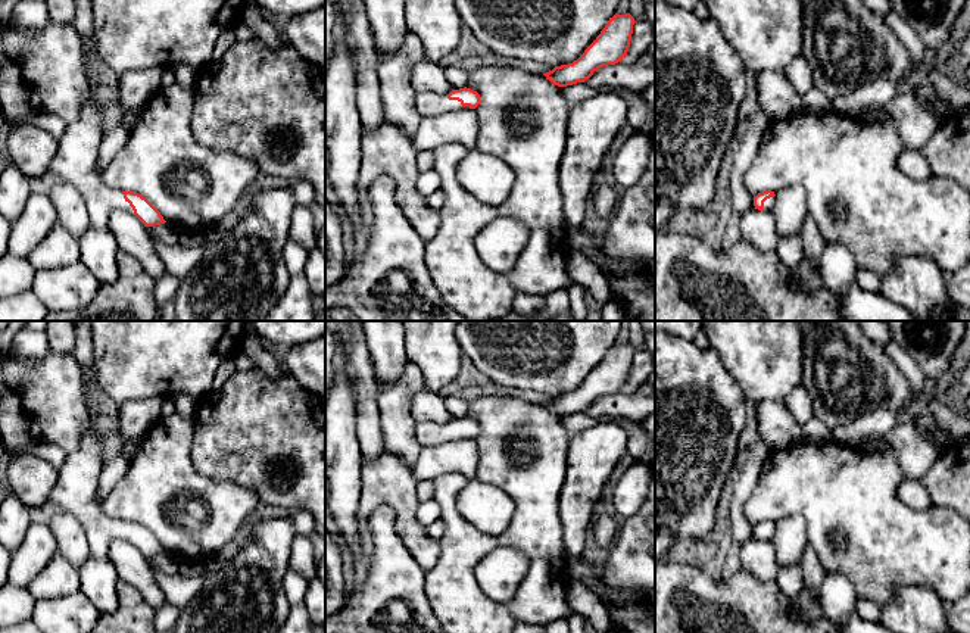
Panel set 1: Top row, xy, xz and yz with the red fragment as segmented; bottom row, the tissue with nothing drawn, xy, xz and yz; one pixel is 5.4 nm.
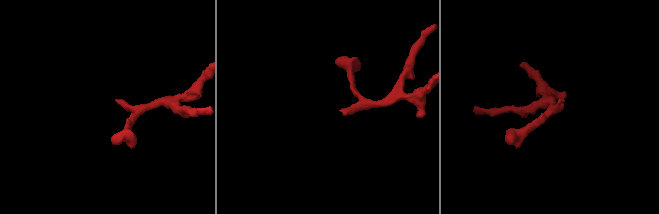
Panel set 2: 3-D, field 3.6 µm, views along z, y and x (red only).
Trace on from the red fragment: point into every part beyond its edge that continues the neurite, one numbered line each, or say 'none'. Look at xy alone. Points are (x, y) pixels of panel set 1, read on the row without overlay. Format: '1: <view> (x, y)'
1: xy (75, 492)

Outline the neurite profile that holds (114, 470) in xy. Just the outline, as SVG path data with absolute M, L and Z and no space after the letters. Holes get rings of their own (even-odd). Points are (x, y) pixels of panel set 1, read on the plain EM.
M122 453L112 459L105 459L99 481L99 501L102 505L116 483L127 474L128 465L130 462Z

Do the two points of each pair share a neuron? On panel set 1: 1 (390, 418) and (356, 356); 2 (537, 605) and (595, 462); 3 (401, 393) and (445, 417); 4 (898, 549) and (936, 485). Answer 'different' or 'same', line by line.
1: different
2: different
3: different
4: different

